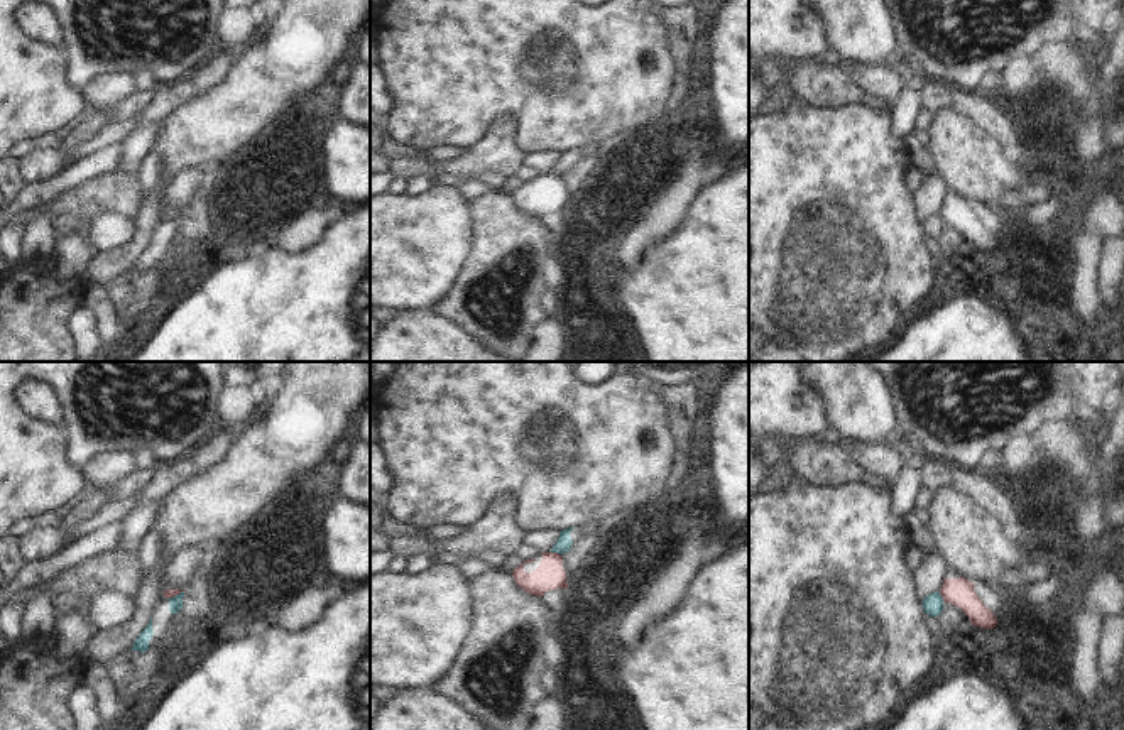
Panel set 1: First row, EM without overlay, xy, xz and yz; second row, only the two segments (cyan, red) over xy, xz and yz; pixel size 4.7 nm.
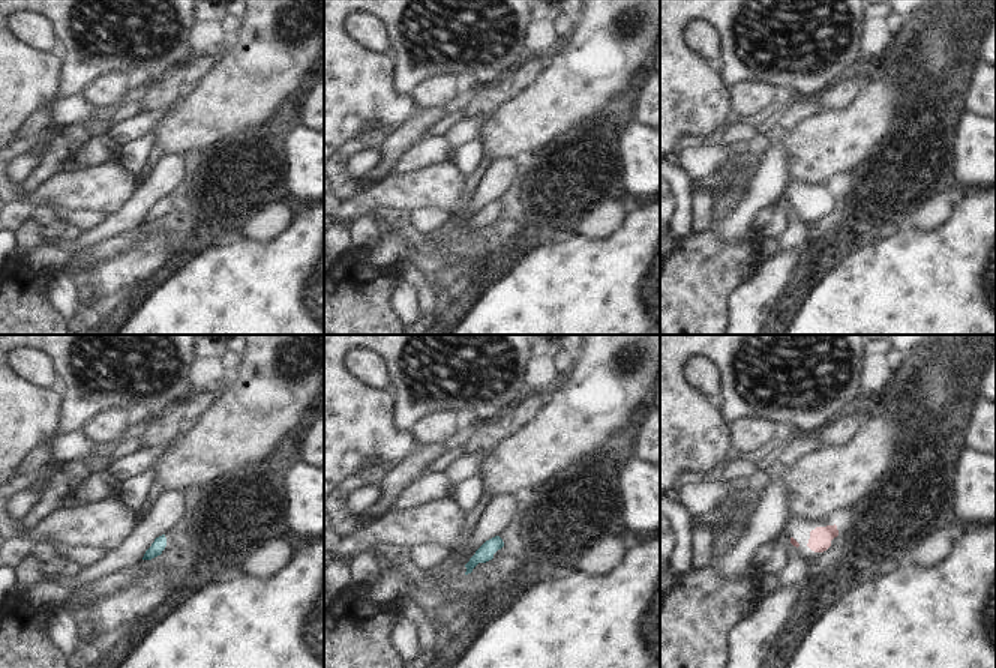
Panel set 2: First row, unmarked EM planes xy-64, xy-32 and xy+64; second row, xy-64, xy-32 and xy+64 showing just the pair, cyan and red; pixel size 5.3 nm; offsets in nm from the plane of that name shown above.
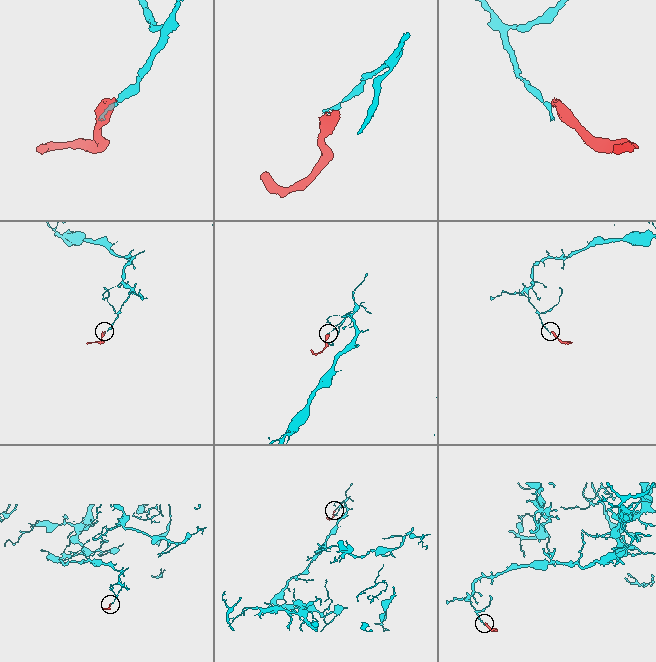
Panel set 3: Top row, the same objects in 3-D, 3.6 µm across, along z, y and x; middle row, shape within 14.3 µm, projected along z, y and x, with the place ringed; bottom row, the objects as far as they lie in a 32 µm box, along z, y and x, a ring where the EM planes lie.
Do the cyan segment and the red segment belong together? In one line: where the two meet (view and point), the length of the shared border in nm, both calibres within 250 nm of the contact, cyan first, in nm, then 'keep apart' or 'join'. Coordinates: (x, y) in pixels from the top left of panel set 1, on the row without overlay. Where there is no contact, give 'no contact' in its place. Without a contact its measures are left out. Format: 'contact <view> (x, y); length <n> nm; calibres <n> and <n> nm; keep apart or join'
contact xz (556, 173); length 50 nm; calibres 70 and 140 nm; keep apart

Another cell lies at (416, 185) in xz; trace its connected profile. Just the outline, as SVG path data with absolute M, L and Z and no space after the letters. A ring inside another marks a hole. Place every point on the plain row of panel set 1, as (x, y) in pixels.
M426 174L412 176L407 179L407 186L404 189L404 194L407 194L407 196L423 194L433 184L434 184L434 179Z

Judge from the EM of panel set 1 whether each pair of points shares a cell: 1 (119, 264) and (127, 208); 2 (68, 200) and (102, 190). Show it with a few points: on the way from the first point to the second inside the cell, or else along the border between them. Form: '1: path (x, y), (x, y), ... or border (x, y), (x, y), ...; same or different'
1: border (144, 196), (132, 220); different
2: path (76, 200), (93, 198); same

